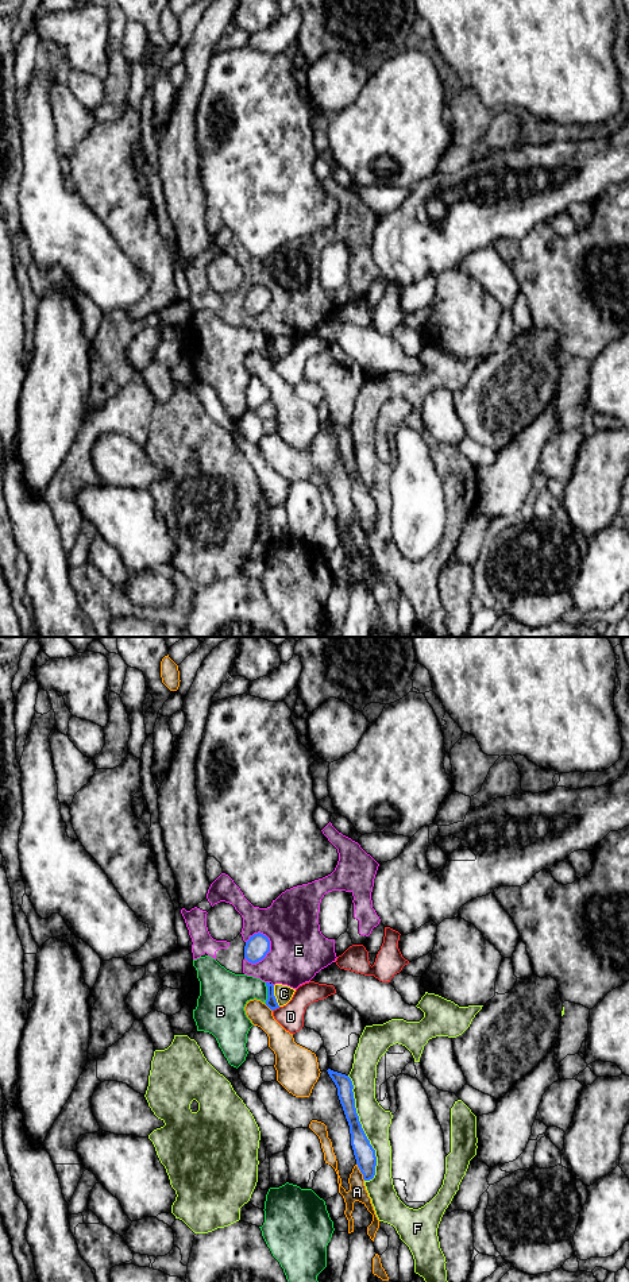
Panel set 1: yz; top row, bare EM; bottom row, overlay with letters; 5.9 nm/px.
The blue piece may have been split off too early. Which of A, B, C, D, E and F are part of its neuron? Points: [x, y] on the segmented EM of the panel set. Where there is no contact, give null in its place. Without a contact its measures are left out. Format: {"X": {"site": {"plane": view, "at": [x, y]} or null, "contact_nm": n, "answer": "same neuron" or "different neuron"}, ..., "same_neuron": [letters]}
{"A": {"site": {"plane": "yz", "at": [361, 1172]}, "contact_nm": 120, "answer": "different neuron"}, "B": {"site": {"plane": "yz", "at": [267, 993]}, "contact_nm": 130, "answer": "different neuron"}, "C": {"site": {"plane": "yz", "at": [274, 996]}, "contact_nm": 130, "answer": "different neuron"}, "D": {"site": {"plane": "yz", "at": [276, 1008]}, "contact_nm": 50, "answer": "different neuron"}, "E": {"site": {"plane": "yz", "at": [269, 950]}, "contact_nm": 200, "answer": "different neuron"}, "F": {"site": {"plane": "yz", "at": [362, 1128]}, "contact_nm": 650, "answer": "different neuron"}, "same_neuron": []}

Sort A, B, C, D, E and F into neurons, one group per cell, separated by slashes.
A / B / C / D / E / F

